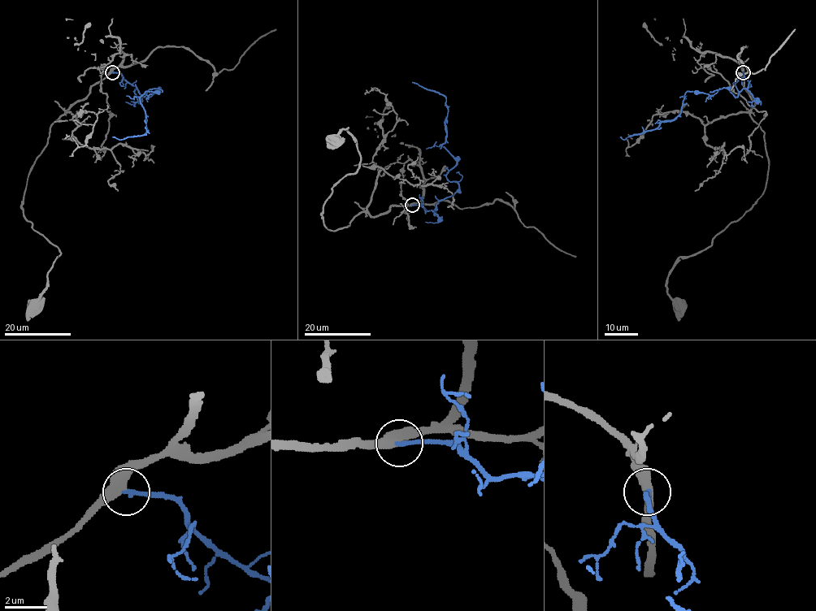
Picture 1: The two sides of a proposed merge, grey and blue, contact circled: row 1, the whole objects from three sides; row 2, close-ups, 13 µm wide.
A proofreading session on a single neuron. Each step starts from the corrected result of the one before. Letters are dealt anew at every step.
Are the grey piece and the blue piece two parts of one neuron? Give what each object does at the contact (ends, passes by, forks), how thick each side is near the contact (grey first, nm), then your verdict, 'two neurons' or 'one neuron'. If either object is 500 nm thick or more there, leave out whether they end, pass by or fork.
grey passes by; blue ends; calibres 460 and 200 nm; one neuron

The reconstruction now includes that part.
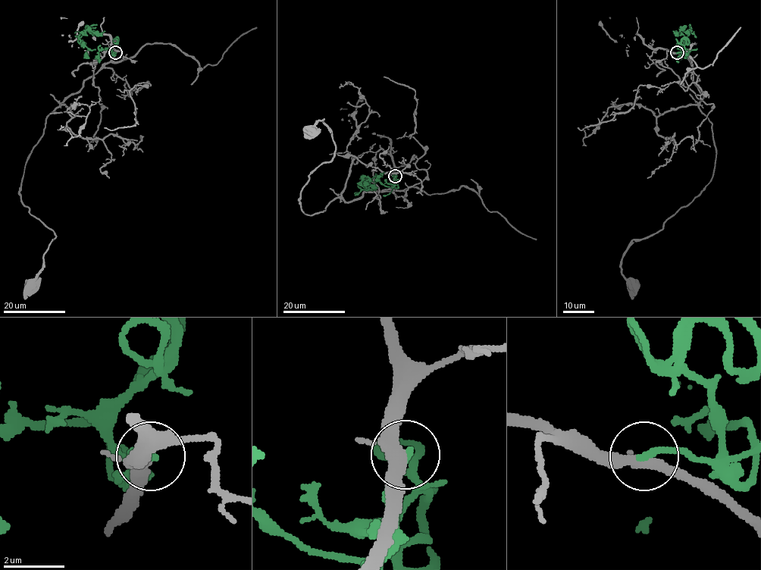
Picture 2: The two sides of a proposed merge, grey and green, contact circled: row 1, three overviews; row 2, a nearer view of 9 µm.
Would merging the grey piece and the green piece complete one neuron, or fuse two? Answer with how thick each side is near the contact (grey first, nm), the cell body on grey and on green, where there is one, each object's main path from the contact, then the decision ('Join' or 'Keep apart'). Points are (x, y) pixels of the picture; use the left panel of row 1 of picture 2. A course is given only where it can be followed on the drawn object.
Thickness 320 nm (grey) against 200 nm. Soma of grey: (31, 285). Soma of green: none. Course of grey: (115, 53), (48, 117), (43, 134), (26, 161), (21, 202), (55, 237), (32, 286). Course of green: (115, 53), (111, 49), (92, 49), (80, 42), (79, 39), (87, 29), (100, 33), (105, 31). Keep apart

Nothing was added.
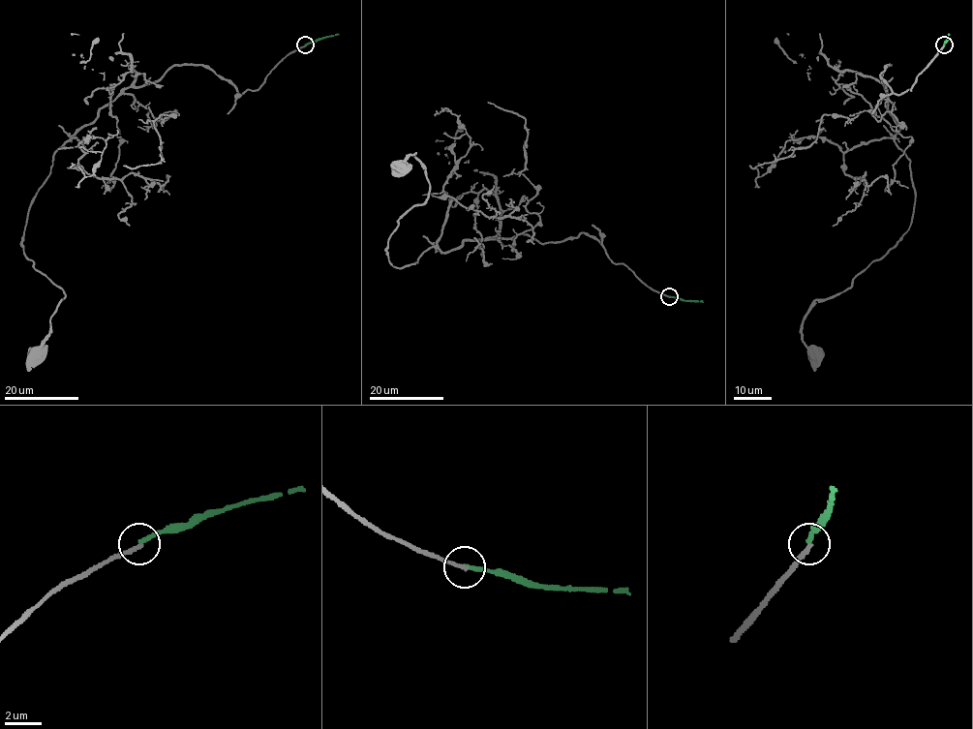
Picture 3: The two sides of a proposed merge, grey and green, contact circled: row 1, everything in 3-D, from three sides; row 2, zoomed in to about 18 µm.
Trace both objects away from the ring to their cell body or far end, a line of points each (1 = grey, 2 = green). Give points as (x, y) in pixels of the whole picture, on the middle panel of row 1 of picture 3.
1: (670, 296), (581, 232), (465, 240), (394, 266), (388, 238), (429, 184), (414, 154), (401, 169)
2: (670, 296), (703, 302)

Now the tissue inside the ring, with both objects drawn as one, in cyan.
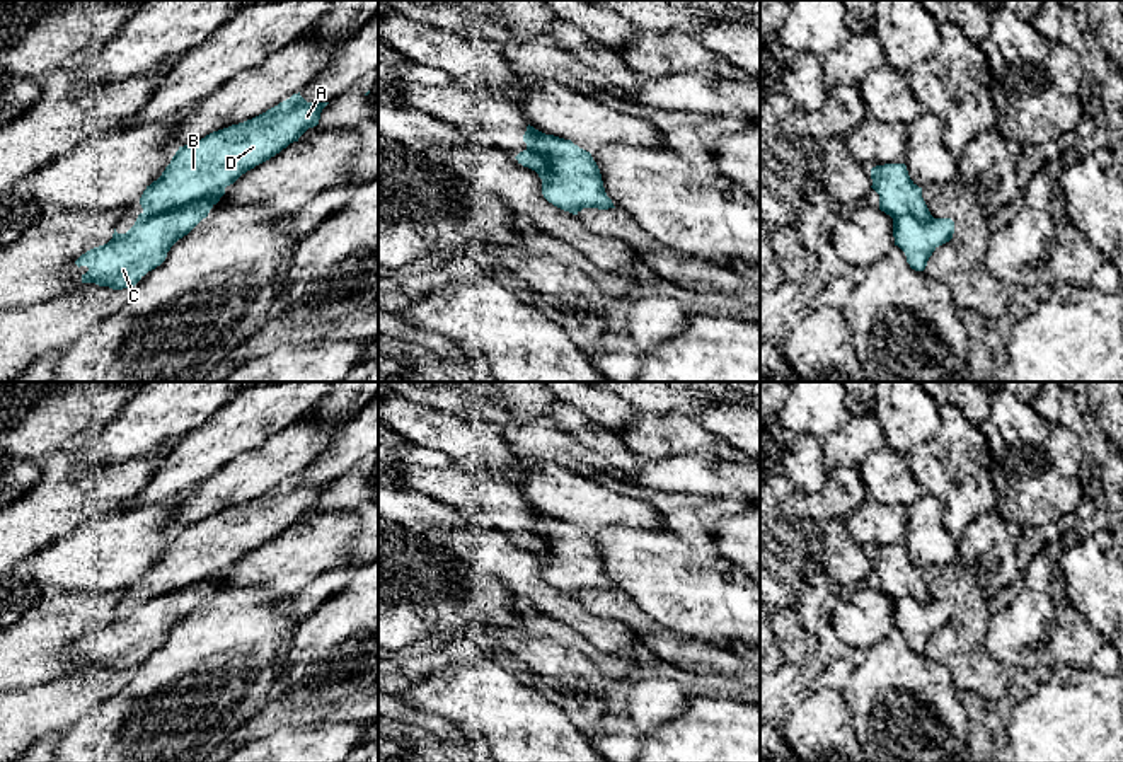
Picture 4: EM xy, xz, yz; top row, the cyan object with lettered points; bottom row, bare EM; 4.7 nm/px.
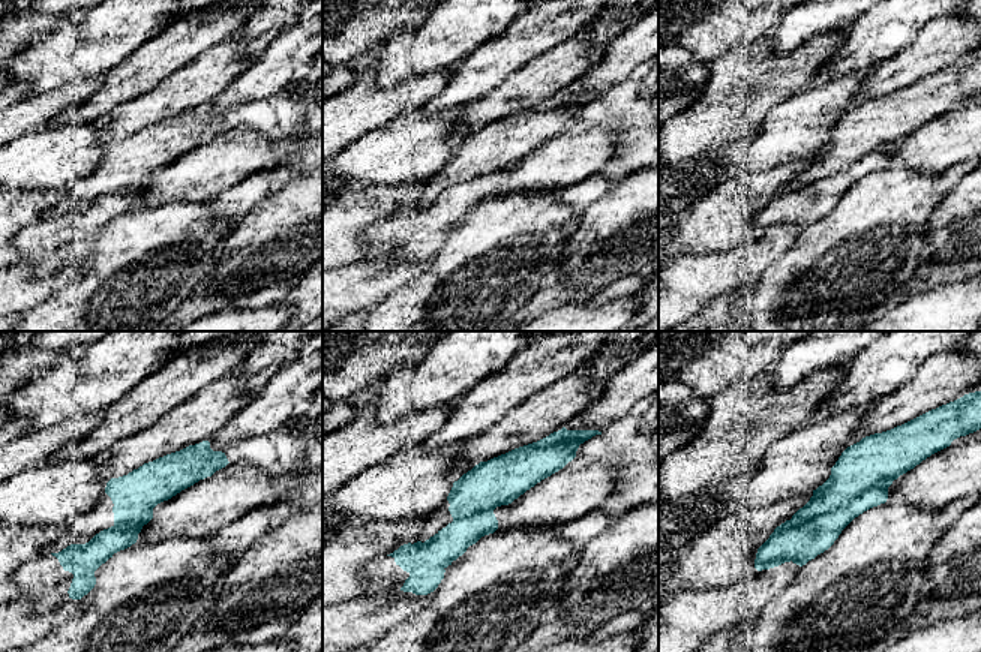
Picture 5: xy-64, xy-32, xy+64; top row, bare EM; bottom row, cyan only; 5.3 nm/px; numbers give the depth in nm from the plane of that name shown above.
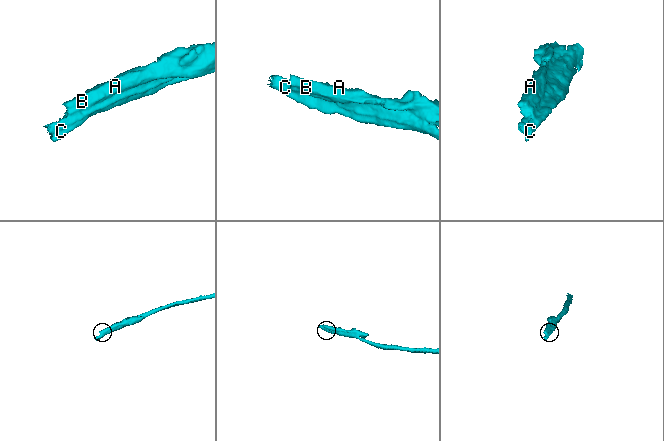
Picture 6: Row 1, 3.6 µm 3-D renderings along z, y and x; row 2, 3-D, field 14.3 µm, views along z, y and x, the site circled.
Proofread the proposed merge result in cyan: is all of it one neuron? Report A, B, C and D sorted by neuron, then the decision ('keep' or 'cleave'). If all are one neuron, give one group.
A B D / C; cleave

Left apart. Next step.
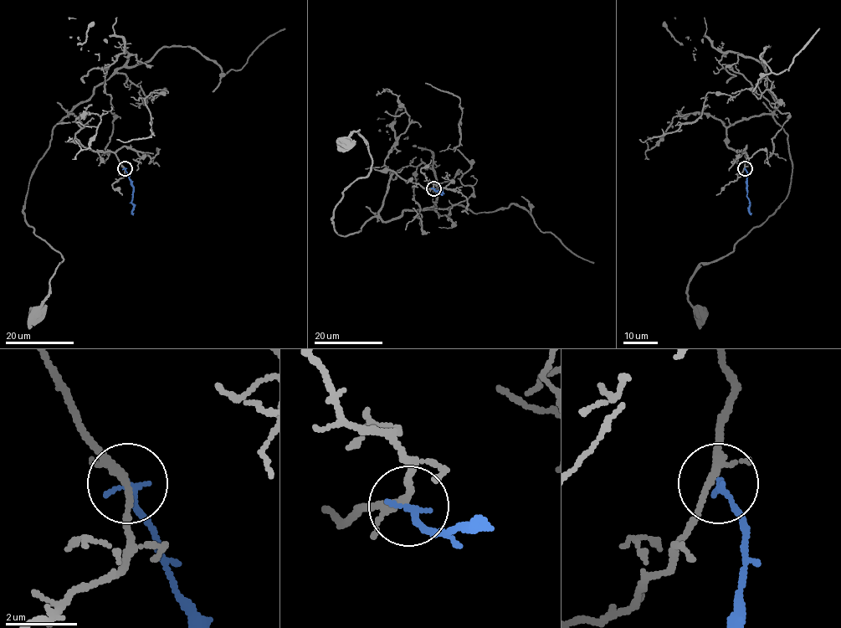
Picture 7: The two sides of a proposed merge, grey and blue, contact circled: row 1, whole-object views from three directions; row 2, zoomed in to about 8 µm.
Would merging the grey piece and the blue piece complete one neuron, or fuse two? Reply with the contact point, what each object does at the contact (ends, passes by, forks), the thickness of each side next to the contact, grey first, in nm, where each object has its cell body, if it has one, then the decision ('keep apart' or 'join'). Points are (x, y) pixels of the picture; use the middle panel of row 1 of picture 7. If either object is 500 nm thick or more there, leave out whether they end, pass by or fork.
(433, 188) | grey forks | blue ends | 170/190 nm | grey (345, 145) | blue none | join

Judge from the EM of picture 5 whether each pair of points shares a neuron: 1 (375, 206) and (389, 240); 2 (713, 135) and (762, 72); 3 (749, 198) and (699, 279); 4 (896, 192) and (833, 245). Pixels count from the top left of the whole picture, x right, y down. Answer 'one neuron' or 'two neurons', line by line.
1: two neurons
2: one neuron
3: two neurons
4: one neuron

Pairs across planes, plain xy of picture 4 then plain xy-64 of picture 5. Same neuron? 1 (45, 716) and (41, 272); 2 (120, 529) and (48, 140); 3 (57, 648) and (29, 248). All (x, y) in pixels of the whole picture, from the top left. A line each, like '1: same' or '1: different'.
1: different
2: same
3: different

